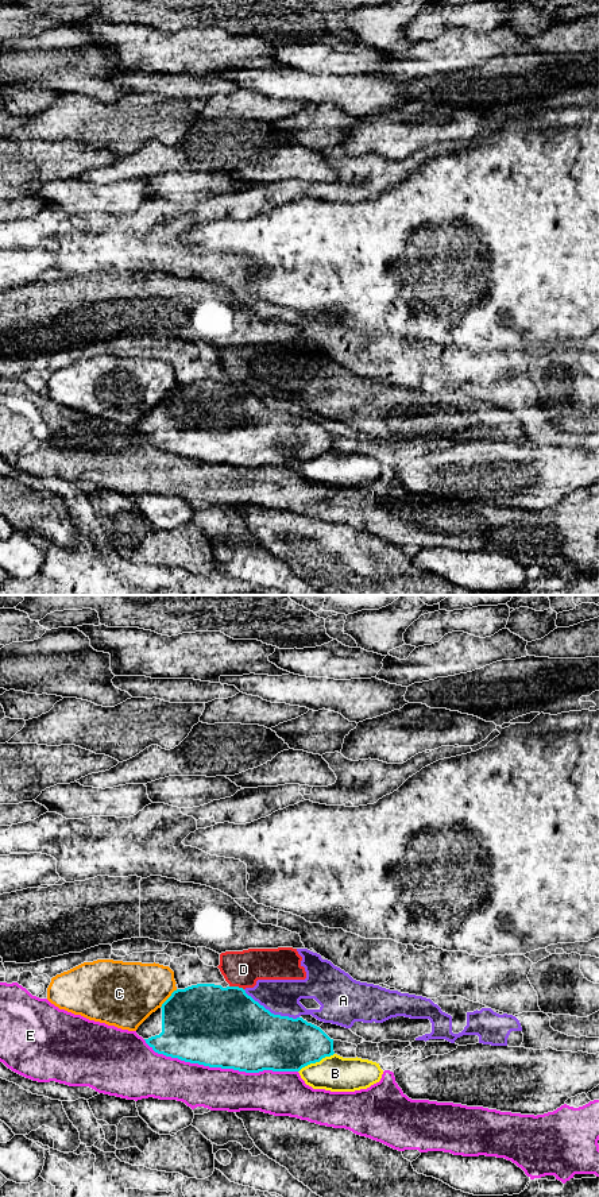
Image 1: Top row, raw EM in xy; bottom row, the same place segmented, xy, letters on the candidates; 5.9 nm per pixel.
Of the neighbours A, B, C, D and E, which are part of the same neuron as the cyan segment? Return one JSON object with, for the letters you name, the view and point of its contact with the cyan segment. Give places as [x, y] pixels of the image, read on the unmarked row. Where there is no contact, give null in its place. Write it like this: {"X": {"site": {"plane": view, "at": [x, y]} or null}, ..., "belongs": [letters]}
{"belongs": []}

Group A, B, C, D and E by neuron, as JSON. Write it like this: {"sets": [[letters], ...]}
{"sets": [["A", "D"], ["B"], ["C"], ["E"]]}

